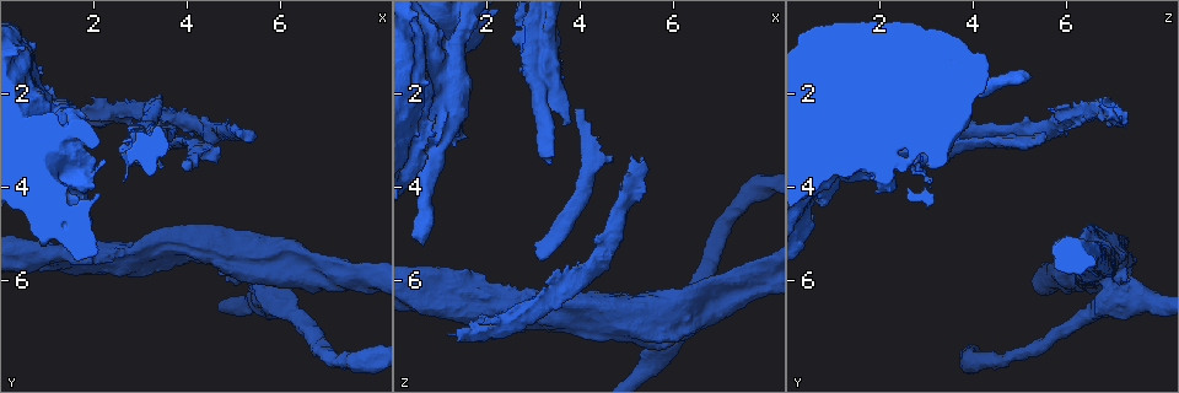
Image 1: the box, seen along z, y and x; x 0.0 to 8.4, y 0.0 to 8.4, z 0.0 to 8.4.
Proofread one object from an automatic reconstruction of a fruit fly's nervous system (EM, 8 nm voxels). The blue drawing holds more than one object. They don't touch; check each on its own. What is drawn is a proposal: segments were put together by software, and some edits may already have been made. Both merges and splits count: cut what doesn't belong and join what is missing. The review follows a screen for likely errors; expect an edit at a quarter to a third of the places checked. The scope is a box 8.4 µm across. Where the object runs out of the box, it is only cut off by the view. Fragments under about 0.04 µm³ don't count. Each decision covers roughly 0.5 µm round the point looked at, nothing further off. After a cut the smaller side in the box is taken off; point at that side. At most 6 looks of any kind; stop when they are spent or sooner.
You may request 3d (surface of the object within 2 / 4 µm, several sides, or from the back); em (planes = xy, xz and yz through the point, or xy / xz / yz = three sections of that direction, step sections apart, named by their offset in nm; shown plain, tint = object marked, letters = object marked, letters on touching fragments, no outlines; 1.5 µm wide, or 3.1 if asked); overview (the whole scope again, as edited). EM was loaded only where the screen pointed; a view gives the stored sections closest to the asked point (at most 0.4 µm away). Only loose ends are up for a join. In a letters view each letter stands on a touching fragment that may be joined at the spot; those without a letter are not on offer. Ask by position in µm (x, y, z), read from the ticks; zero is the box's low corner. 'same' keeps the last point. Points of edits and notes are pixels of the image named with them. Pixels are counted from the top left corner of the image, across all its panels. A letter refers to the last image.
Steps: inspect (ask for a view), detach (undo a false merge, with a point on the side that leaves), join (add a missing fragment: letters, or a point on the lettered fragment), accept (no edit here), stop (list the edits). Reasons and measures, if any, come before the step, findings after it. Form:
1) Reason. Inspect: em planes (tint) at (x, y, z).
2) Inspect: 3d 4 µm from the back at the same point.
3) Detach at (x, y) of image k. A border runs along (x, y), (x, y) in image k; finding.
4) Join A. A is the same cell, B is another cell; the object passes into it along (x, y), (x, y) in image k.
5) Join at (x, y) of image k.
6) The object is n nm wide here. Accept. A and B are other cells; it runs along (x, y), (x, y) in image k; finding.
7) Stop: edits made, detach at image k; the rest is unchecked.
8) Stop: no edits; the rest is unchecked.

Branch stops here. Inspect: 3d 4 µm at (5.35, 3.10, 3.40).

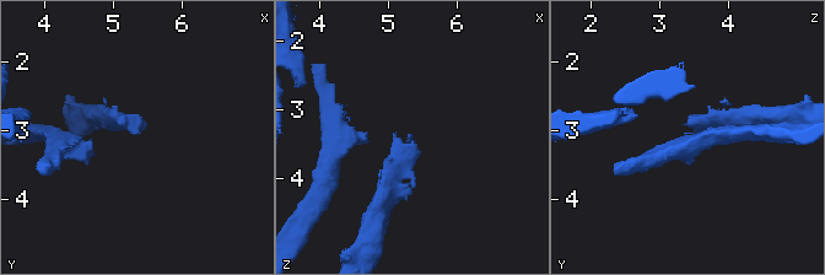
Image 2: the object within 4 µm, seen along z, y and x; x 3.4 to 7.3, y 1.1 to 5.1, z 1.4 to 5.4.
Now the EM. Inspect: em planes (plain) at (5.30, 3.05, 3.35).

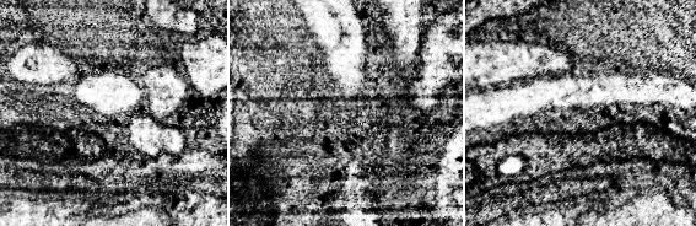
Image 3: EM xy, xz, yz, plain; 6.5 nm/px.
What lies round it. Inspect: em planes (letters) at the same point.

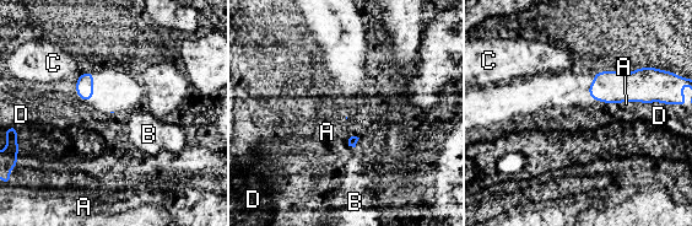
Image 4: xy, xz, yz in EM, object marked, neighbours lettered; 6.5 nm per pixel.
Accept. A, B, C and D are other cells; none of them fits.

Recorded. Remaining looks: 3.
Inspect: 3d 4 µm at (1.80, 5.60, 5.80).

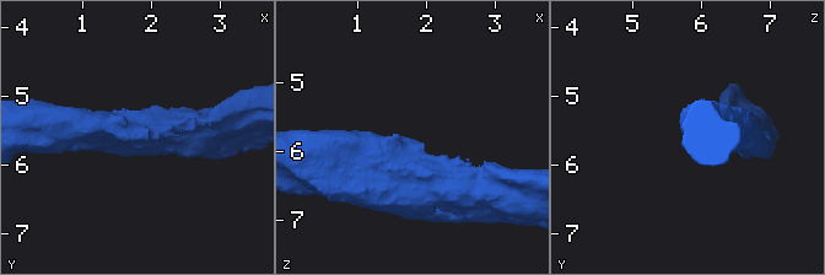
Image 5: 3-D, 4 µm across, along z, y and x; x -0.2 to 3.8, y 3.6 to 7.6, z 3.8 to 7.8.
Inspect: em planes (letters) at (1.75, 5.60, 5.85).

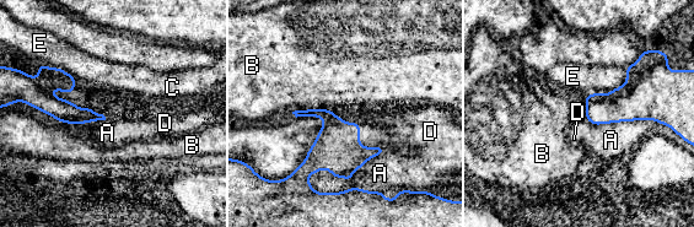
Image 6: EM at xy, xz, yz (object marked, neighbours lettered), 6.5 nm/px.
The arms are 360, 440 nm wide. Accept. A, B, C, D and E are other cells; no lettered fragment goes on from it.

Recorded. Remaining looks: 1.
Stop: no edits; the rest is unchecked.

